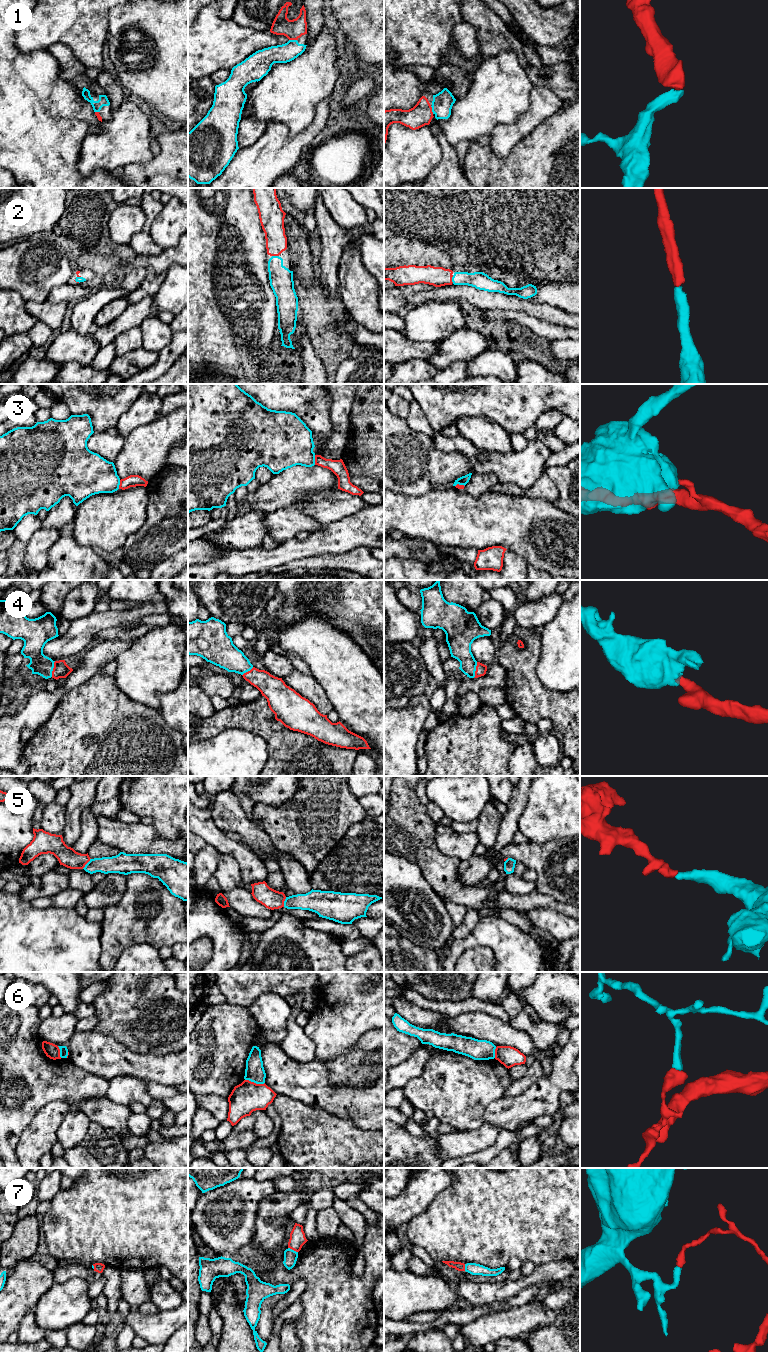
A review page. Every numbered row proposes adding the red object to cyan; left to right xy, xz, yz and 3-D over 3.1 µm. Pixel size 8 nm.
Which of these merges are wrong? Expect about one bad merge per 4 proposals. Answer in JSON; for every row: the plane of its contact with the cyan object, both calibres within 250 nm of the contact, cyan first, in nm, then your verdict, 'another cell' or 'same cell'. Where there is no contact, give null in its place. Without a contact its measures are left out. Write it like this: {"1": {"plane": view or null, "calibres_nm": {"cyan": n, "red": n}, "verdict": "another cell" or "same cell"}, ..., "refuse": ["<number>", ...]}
{"1": {"plane": "xz", "calibres_nm": {"cyan": 150, "red": 160}, "verdict": "same cell"}, "2": {"plane": "yz", "calibres_nm": {"cyan": 140, "red": 160}, "verdict": "same cell"}, "3": {"plane": "xz", "calibres_nm": {"cyan": 380, "red": 120}, "verdict": "another cell"}, "4": {"plane": "xy", "calibres_nm": {"cyan": 160, "red": 130}, "verdict": "same cell"}, "5": {"plane": "xy", "calibres_nm": {"cyan": 140, "red": 160}, "verdict": "same cell"}, "6": {"plane": "xz", "calibres_nm": {"cyan": 160, "red": 240}, "verdict": "another cell"}, "7": {"plane": "xz", "calibres_nm": {"cyan": 110, "red": 130}, "verdict": "another cell"}, "refuse": ["3", "6", "7"]}

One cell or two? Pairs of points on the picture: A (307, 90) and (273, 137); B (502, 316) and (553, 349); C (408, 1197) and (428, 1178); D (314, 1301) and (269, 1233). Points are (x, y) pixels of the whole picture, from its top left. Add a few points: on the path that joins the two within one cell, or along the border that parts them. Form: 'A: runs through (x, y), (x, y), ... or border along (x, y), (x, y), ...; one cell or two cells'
A: border along (267, 124), (281, 122), (291, 135), (306, 128); two cells
B: border along (563, 338), (548, 341); two cells
C: runs through (413, 1193), (423, 1183); one cell
D: border along (283, 1248), (265, 1261); two cells

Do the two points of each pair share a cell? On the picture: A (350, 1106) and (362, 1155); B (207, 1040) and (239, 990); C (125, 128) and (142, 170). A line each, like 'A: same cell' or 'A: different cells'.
A: different cells
B: different cells
C: different cells

